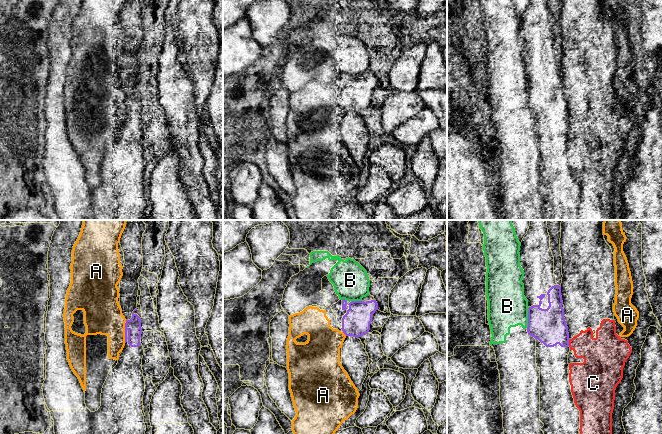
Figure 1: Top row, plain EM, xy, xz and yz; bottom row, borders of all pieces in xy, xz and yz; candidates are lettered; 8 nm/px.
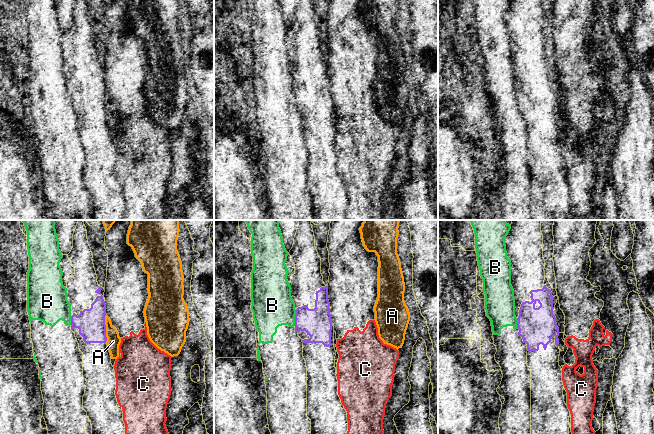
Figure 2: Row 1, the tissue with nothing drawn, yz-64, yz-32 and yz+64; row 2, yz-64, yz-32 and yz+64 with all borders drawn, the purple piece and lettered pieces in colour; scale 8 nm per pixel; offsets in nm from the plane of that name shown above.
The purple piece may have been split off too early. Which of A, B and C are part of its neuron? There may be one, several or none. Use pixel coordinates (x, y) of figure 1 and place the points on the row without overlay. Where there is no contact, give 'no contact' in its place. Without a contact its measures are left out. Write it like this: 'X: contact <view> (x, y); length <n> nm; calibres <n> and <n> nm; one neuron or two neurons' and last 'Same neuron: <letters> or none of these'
A: contact xy (125, 107); length 180 nm; calibres 120 and 300 nm; two neurons
B: contact yz (528, 93); length 170 nm; calibres 280 and 320 nm; two neurons
C: contact yz (568, 118); length 60 nm; calibres 280 and 240 nm; two neurons
Same neuron: none of these

